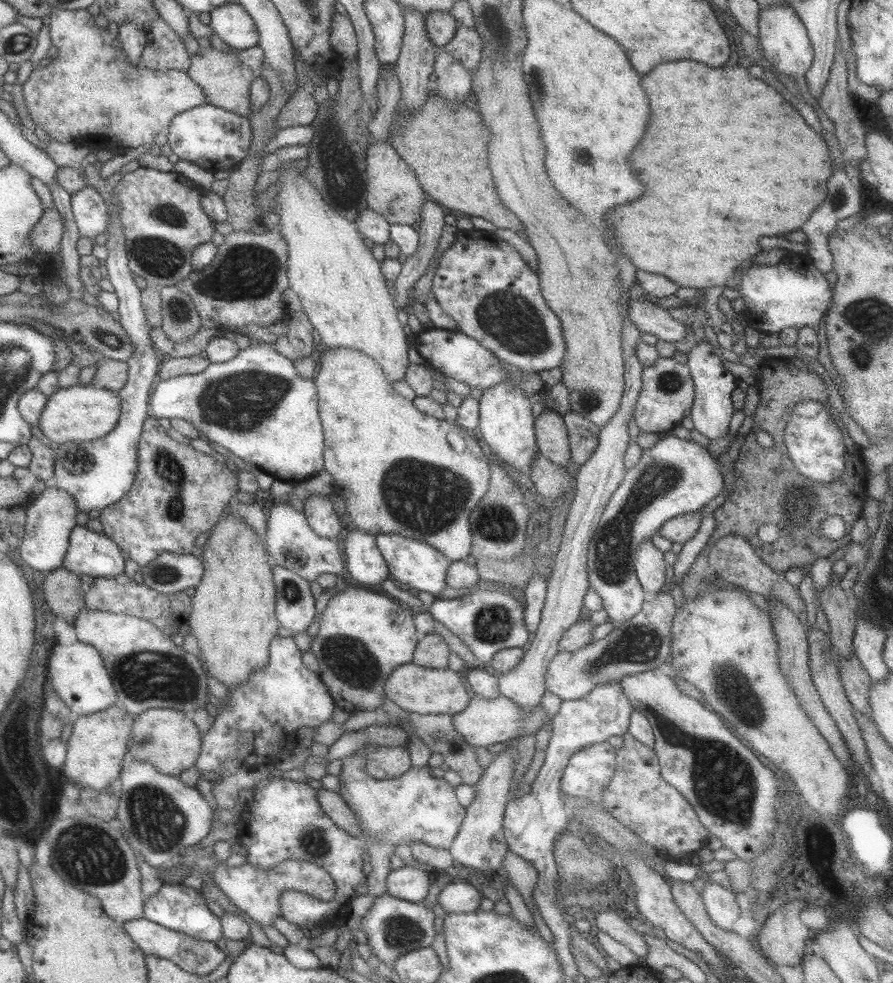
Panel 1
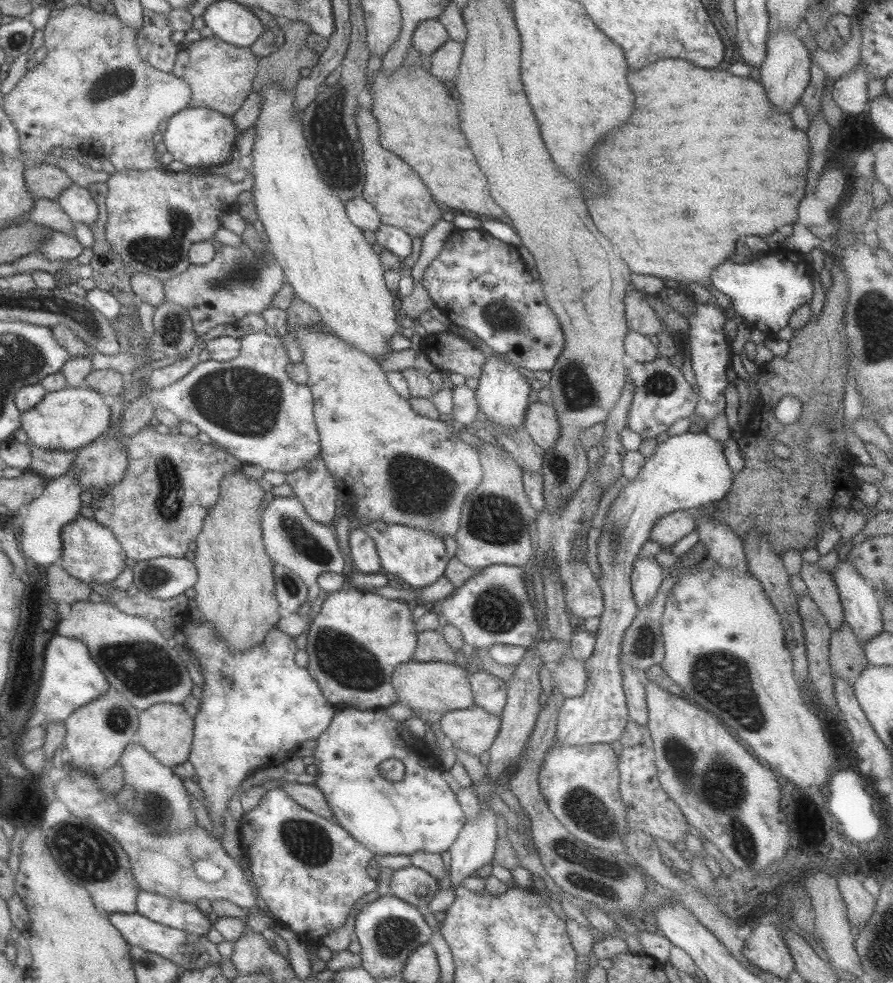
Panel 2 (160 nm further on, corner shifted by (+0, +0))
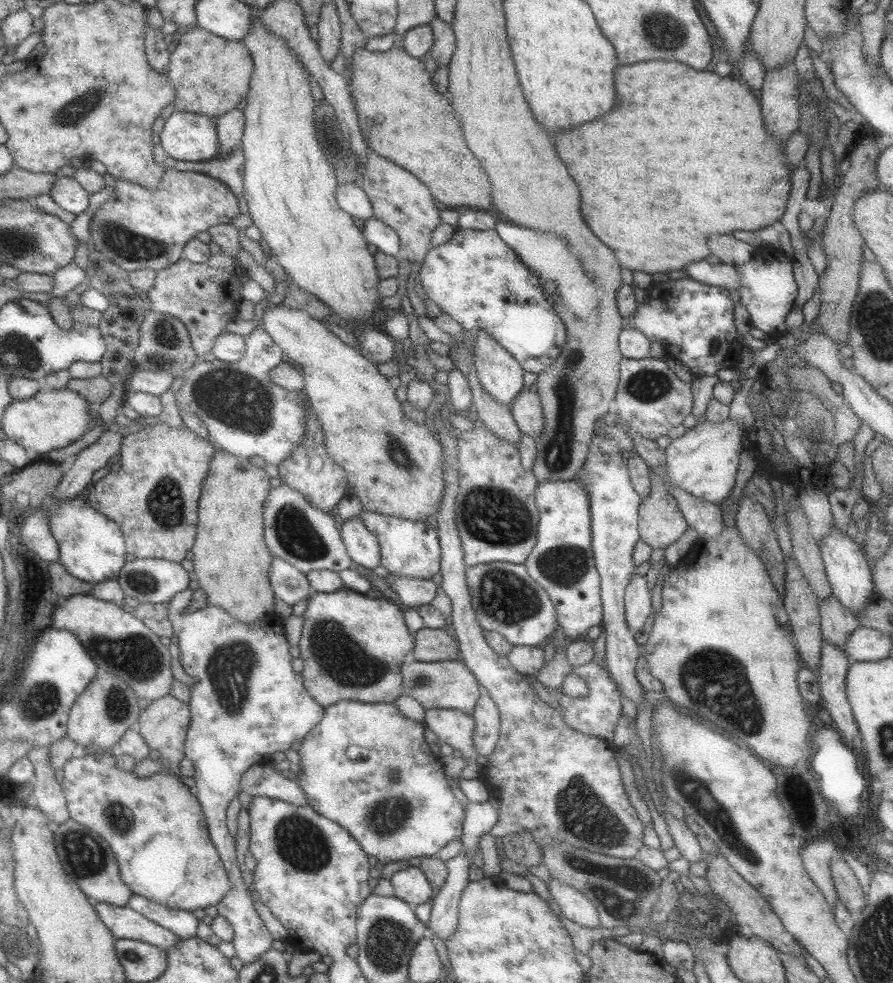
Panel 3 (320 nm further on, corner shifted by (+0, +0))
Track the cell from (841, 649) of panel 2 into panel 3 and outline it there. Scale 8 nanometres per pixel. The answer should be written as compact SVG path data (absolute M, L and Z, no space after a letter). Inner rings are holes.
M838 597L819 598L819 615L823 642L830 642L846 652L846 639L860 626L856 614L847 609Z

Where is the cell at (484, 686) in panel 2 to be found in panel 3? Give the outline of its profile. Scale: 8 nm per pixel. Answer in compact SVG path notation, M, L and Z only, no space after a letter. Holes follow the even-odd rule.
M481 687L480 698L471 715L475 722L472 735L474 748L478 754L487 757L498 744L501 720L497 704L484 687Z

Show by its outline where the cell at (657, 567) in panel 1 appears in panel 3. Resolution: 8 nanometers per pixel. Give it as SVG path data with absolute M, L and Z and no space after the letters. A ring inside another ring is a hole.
M634 574L625 591L625 617L627 625L638 635L643 633L644 624L654 610L651 595L646 577Z

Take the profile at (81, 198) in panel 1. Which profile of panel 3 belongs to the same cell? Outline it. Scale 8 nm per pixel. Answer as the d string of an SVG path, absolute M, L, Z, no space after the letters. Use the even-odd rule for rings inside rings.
M59 175L59 179L52 184L52 190L50 190L49 195L58 206L75 215L84 212L90 203L88 202L89 192L74 178L68 178L68 175Z

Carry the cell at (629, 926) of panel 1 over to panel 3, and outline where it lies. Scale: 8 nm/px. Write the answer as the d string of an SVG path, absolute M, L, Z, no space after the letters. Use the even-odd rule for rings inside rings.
M552 876L547 883L547 888L557 911L566 918L576 922L576 924L586 926L586 928L599 928L601 926L599 912L594 903L577 888L557 881Z

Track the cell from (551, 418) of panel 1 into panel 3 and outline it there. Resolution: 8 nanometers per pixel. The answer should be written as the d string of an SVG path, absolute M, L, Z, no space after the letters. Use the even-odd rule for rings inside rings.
M522 389L521 393L514 397L509 409L521 432L534 439L539 437L545 420L538 393Z

